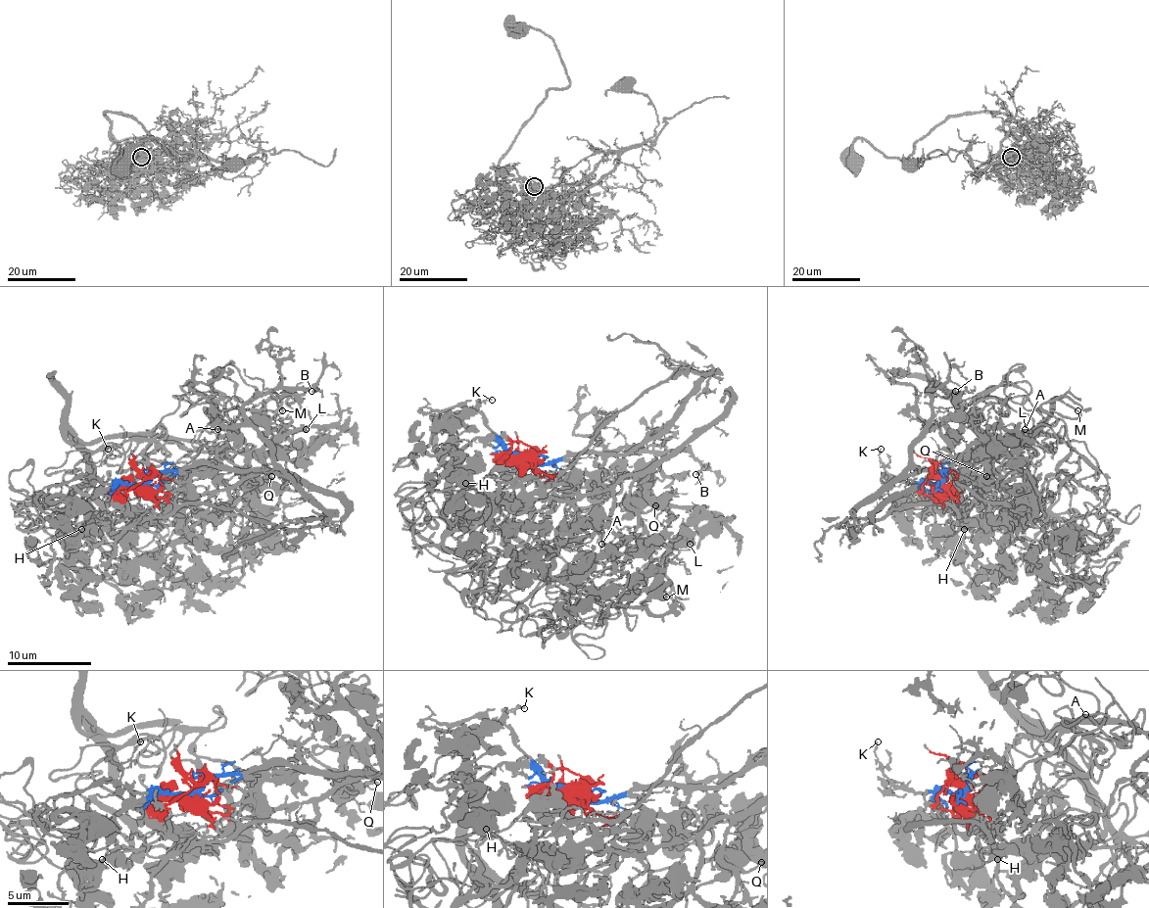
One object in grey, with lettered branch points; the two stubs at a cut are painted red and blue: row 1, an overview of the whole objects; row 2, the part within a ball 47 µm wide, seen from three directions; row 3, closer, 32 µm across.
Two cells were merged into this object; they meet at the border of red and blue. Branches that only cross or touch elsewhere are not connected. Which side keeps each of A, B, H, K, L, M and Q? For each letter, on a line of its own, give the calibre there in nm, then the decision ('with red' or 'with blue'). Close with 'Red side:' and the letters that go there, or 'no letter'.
A: 160 nm | with red
B: 140 nm | with blue
H: 80 nm | with red
K: 150 nm | with blue
L: 110 nm | with red
M: 150 nm | with red
Q: 180 nm | with red
Red side: A, H, L, M, Q

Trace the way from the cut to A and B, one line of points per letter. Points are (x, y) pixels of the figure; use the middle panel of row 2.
A: (527, 457), (556, 478), (563, 493), (532, 518), (527, 530), (569, 564), (597, 528), (603, 535), (600, 543)
B: (527, 457), (545, 463), (574, 454), (630, 453), (657, 430), (628, 451), (689, 451), (703, 463), (695, 474)

